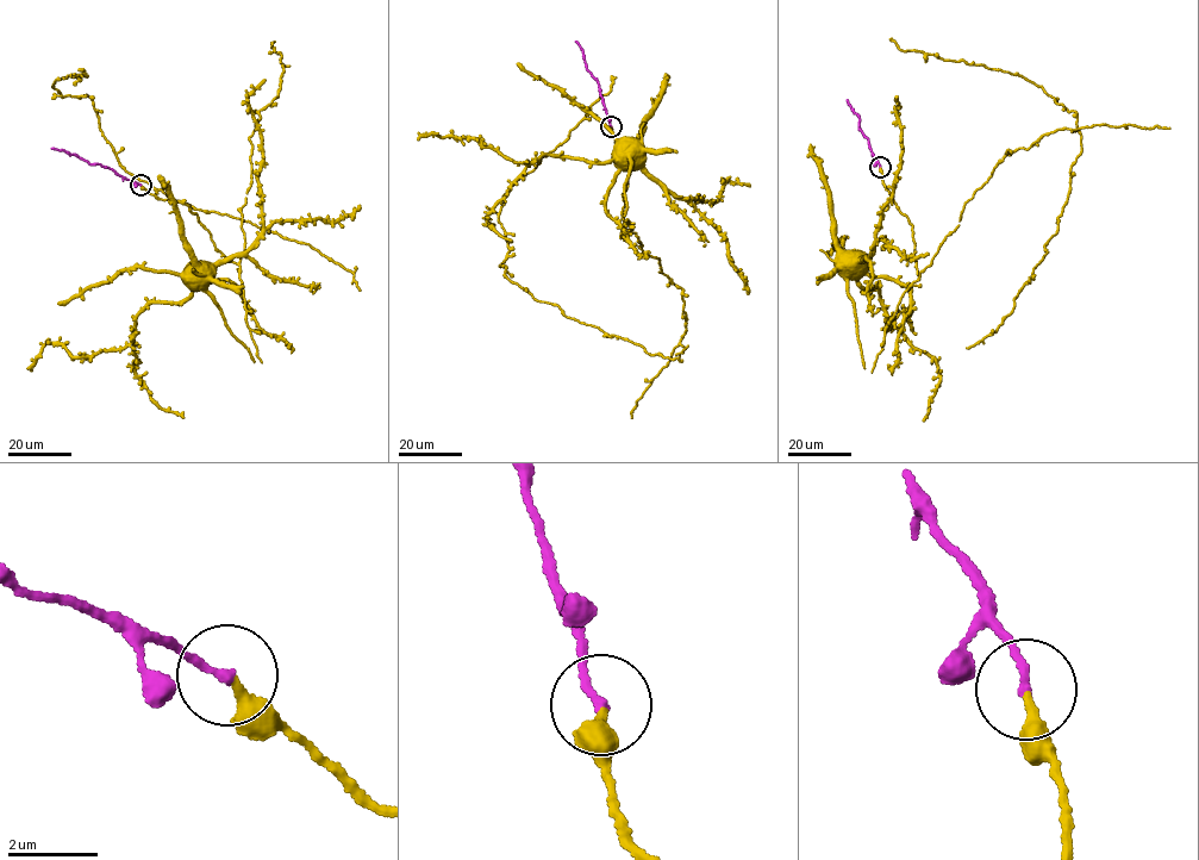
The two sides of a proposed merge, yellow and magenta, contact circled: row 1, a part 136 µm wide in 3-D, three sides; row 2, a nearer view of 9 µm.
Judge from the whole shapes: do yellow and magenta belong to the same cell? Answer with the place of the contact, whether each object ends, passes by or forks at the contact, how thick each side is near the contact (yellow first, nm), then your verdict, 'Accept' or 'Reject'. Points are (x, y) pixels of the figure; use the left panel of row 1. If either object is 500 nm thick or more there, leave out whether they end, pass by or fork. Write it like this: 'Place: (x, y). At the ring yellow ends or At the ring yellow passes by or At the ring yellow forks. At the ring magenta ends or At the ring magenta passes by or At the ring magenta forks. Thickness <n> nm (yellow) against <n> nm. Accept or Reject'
Place: (141, 185). At the ring yellow ends. At the ring magenta ends. Thickness 280 nm (yellow) against 200 nm. Accept

